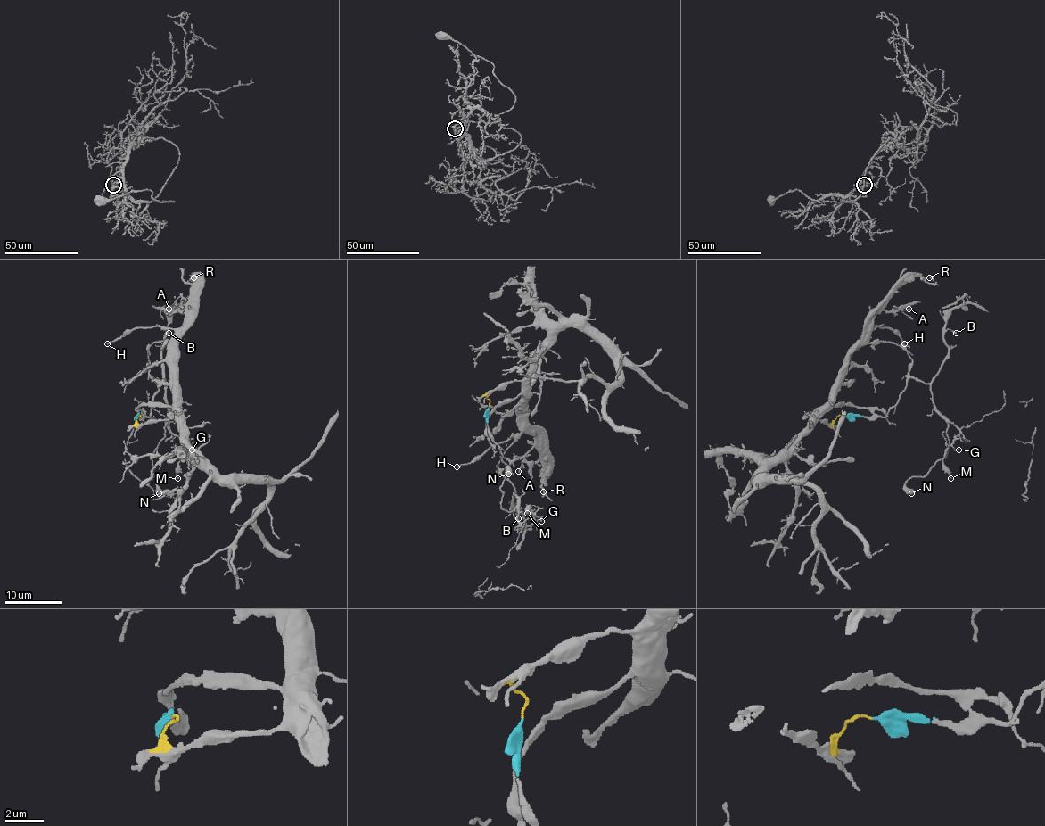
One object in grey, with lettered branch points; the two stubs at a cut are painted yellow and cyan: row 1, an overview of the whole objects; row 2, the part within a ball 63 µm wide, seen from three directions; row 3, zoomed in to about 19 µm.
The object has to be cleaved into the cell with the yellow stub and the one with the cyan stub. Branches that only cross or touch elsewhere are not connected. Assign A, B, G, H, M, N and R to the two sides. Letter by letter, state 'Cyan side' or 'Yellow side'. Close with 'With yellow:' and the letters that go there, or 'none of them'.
A: Yellow side
B: Cyan side
G: Cyan side
H: Yellow side
M: Cyan side
N: Cyan side
R: Yellow side
With yellow: A, H, R

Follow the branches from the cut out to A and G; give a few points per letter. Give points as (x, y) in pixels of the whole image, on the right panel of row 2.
A: (843, 415), (828, 424), (818, 419), (829, 402), (831, 389), (838, 381), (850, 348), (874, 317), (909, 308)
G: (843, 415), (885, 417), (913, 376), (929, 385), (933, 407), (959, 433), (952, 446), (959, 450)

